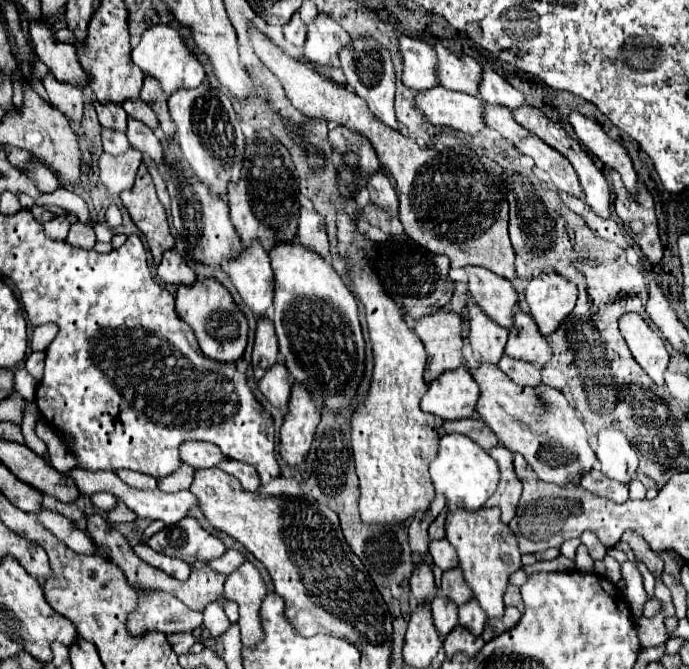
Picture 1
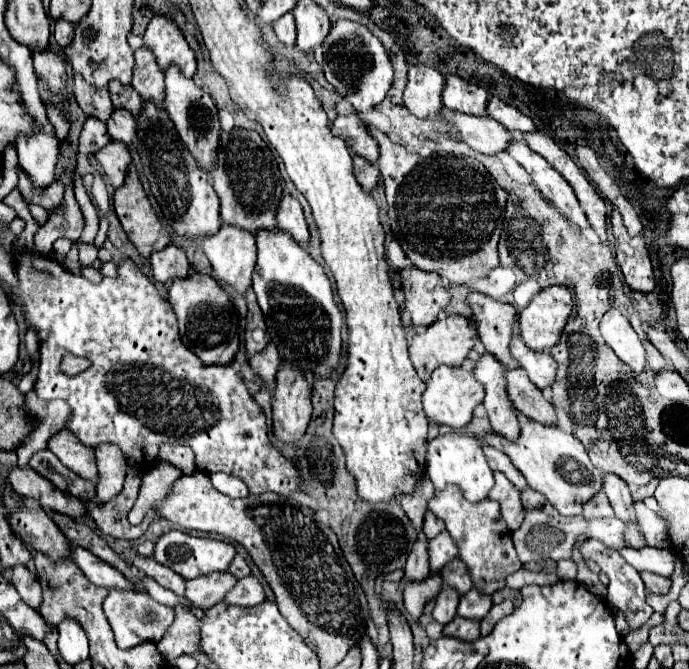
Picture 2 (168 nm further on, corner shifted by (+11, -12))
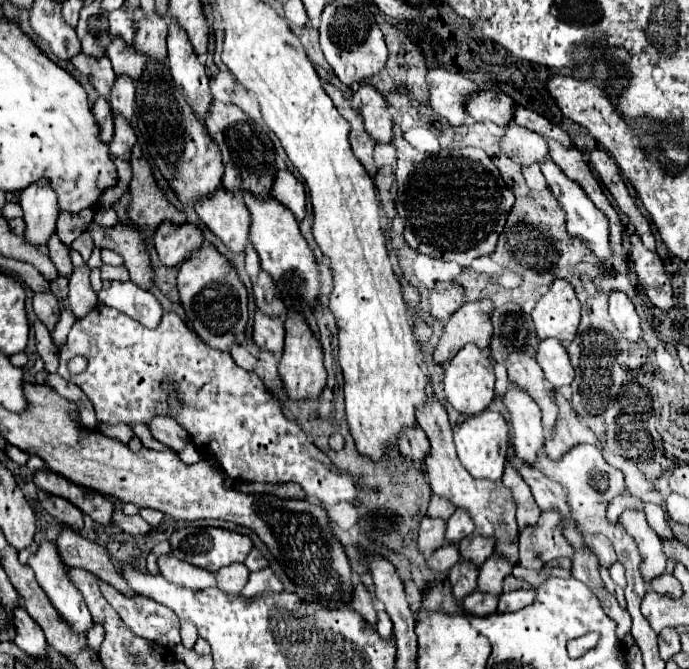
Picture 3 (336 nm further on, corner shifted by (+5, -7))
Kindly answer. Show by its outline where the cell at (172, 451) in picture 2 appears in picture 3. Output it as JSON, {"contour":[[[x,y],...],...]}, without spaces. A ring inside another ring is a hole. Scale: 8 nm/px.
{"contour":[[[166,417],[152,419],[150,431],[156,441],[160,441],[162,445],[170,447],[176,453],[180,453],[188,445],[186,431],[182,431],[182,427],[178,427],[178,423],[174,423],[174,419],[166,419]]]}

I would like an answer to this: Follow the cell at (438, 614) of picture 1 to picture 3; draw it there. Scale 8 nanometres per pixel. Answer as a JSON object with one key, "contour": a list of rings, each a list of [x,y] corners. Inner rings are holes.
{"contour":[[[464,559],[458,561],[454,569],[450,569],[448,581],[456,603],[462,603],[466,595],[476,591],[476,577],[478,577],[478,567],[474,567],[474,563],[466,563]]]}

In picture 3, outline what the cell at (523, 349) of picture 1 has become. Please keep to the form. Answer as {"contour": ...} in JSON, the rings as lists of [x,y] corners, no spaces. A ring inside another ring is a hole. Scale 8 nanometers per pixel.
{"contour":[[[546,339],[538,343],[536,361],[542,367],[546,379],[554,385],[554,389],[560,389],[564,385],[570,385],[574,379],[574,369],[568,361],[568,353],[562,343],[556,339]]]}

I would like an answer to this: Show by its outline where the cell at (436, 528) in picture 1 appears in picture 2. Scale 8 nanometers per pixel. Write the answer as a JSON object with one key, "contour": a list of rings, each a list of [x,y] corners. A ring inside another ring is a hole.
{"contour":[[[428,510],[426,516],[424,516],[424,526],[422,526],[422,532],[426,534],[426,538],[430,540],[430,538],[438,536],[442,530],[444,530],[444,522],[442,522],[440,518],[436,518],[436,516]]]}

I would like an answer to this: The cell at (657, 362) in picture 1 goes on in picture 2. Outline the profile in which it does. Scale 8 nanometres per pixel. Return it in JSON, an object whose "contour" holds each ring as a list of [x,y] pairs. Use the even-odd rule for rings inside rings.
{"contour":[[[610,308],[600,320],[600,332],[606,344],[616,352],[616,356],[626,362],[634,372],[642,372],[646,366],[644,346],[630,326],[628,318],[618,310]]]}

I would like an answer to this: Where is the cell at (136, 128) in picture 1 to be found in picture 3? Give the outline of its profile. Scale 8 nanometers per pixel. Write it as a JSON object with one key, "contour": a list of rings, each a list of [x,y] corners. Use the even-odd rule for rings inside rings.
{"contour":[[[118,77],[114,87],[112,87],[112,97],[110,97],[110,107],[116,115],[122,115],[124,119],[130,119],[134,113],[134,83],[130,79]]]}

